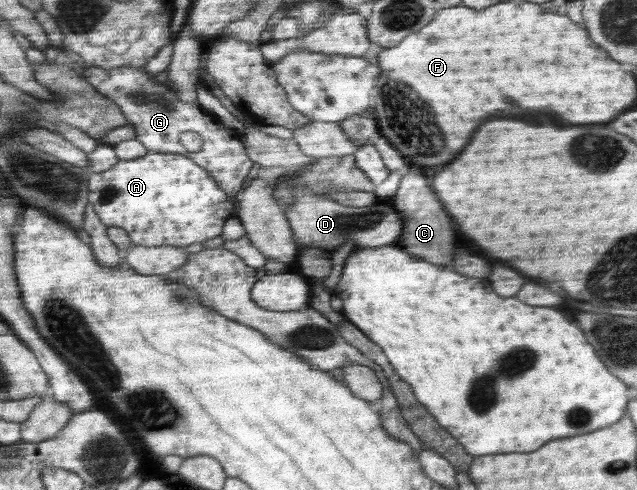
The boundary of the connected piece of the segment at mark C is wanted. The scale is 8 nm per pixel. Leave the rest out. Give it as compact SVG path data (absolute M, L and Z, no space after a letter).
M406 167L402 172L392 205L404 222L402 235L397 242L400 248L420 261L432 262L436 265L444 265L452 259L452 251L456 249L454 225L446 215L446 211L442 209L442 203L436 192L430 189L430 185L426 185L426 177L418 169Z

